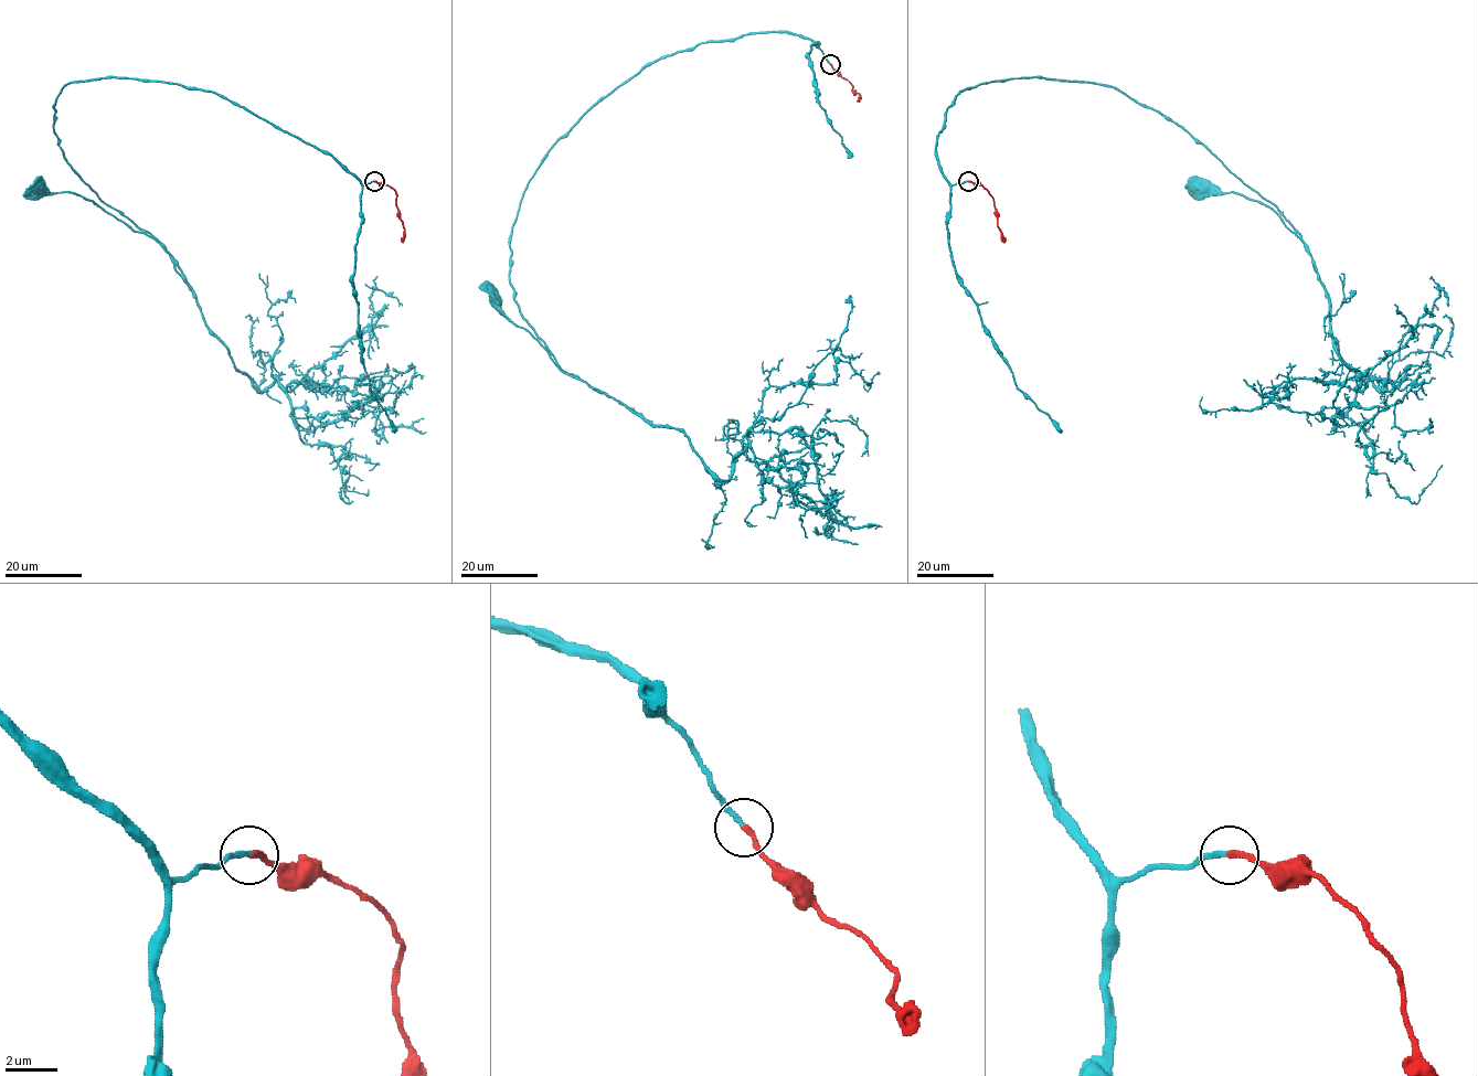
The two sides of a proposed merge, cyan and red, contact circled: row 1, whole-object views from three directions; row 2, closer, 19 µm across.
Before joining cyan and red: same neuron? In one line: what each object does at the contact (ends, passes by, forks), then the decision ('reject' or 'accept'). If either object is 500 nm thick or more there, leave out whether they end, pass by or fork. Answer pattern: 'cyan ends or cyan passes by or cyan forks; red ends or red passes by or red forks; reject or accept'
cyan ends; red ends; accept

